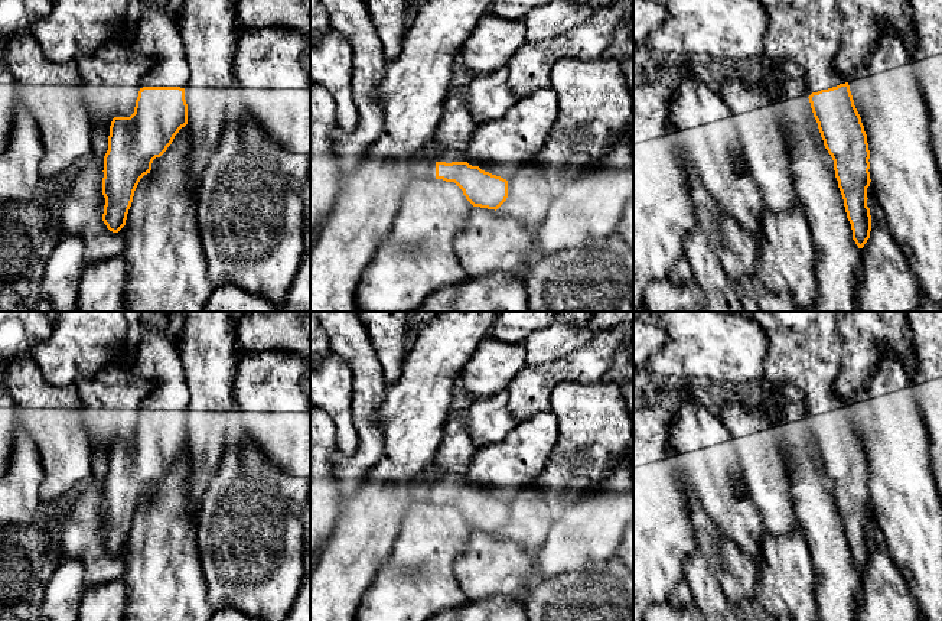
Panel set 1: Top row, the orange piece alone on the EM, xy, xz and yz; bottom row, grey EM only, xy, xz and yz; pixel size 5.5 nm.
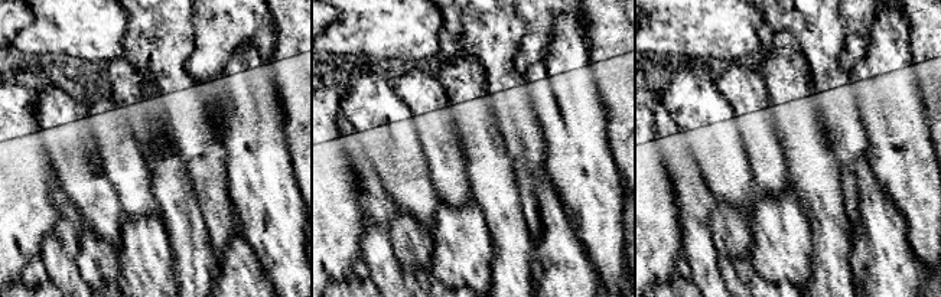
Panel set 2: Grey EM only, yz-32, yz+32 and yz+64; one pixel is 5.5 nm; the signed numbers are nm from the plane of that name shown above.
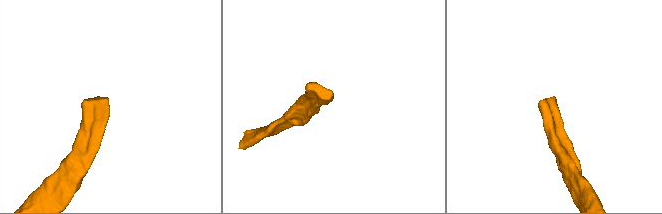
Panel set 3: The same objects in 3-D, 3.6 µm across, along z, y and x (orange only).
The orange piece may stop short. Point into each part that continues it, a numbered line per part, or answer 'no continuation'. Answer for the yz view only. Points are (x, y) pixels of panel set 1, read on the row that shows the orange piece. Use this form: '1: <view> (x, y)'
1: yz (810, 32)

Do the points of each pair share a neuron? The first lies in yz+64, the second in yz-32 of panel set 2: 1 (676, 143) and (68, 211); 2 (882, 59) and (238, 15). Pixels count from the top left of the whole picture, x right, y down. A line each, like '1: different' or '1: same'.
1: same
2: different

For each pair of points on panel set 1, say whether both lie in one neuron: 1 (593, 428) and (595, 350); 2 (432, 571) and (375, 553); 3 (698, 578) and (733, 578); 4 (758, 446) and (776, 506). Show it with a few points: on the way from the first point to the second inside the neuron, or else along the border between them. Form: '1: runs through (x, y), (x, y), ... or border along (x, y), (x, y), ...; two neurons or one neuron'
1: border along (602, 381), (590, 384), (560, 383); two neurons
2: border along (393, 550), (370, 585); two neurons
3: border along (719, 545), (717, 579), (729, 600); two neurons
4: runs through (760, 461), (769, 491); one neuron

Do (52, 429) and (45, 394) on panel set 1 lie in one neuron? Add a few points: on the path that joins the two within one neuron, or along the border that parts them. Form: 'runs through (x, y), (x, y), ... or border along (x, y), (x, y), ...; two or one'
runs through (51, 420), (45, 410), (45, 403); one

